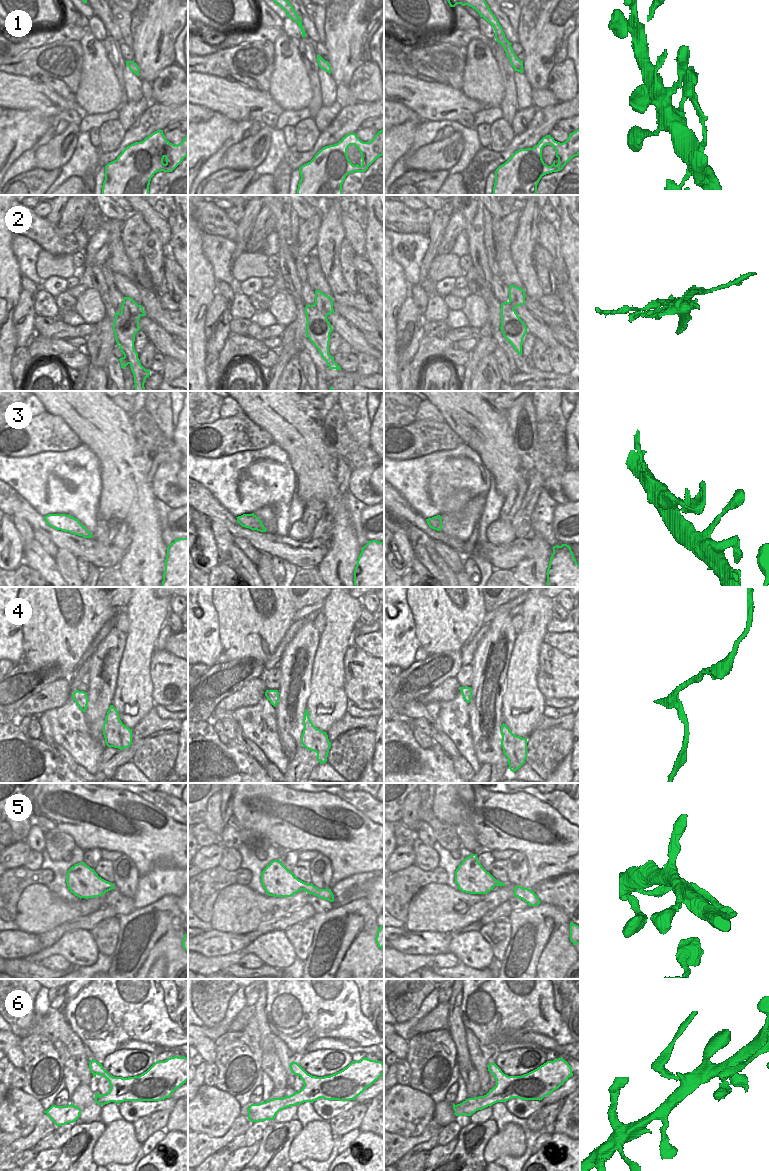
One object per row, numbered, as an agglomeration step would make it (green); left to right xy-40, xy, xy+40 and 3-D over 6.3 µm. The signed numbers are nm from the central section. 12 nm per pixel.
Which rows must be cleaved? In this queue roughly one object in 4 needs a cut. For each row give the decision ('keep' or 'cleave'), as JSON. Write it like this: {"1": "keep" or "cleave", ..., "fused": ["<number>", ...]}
{"1": "keep", "2": "cleave", "3": "cleave", "4": "keep", "5": "keep", "6": "cleave", "fused": ["2", "3", "6"]}

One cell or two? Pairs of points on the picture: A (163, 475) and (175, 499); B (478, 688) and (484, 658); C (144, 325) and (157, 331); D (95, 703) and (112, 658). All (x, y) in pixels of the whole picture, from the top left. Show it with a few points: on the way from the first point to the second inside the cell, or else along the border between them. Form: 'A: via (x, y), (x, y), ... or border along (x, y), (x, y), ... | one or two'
A: via (165, 481), (165, 487), (170, 493) | one
B: via (482, 681), (484, 665) | one
C: via (147, 325), (154, 331) | one
D: via (102, 692), (110, 684), (111, 669) | one

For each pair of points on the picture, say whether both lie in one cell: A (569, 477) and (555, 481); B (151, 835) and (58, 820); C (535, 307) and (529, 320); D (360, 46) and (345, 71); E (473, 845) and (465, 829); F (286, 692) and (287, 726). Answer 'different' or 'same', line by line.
A: different
B: same
C: different
D: same
E: same
F: same

